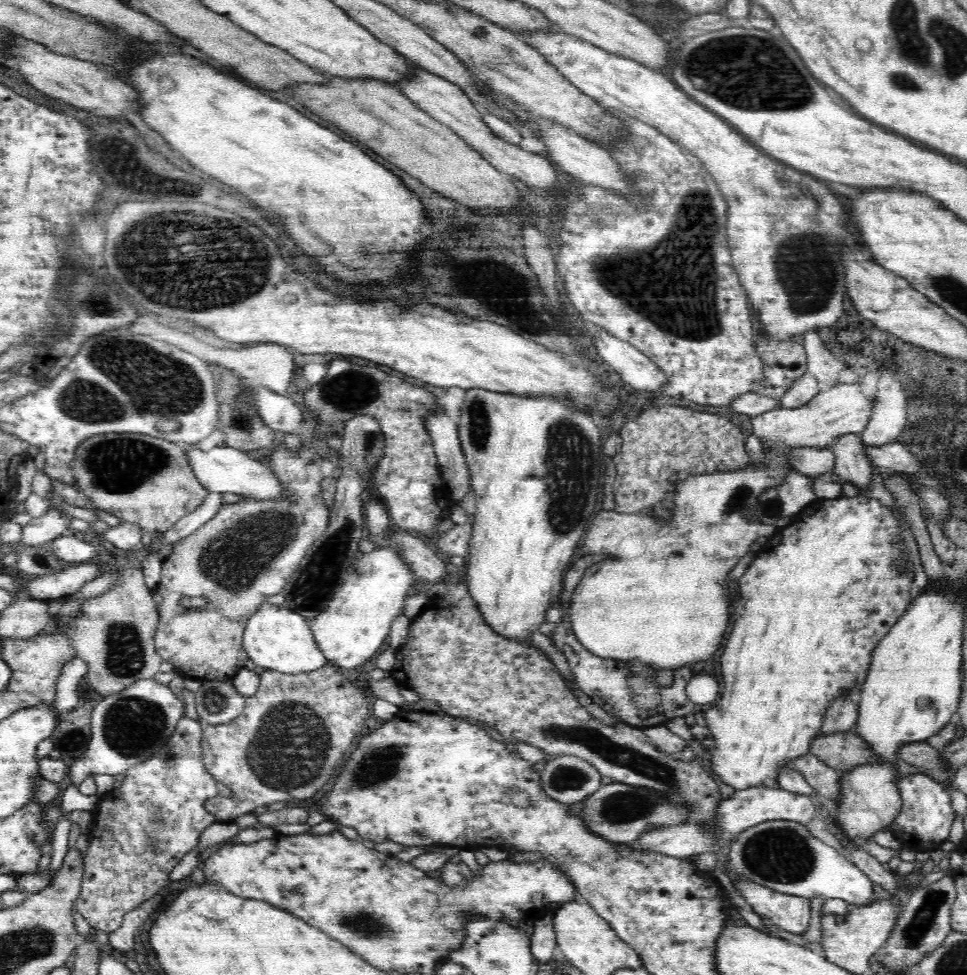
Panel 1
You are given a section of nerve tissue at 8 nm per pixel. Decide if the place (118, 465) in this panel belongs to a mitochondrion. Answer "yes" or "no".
yes

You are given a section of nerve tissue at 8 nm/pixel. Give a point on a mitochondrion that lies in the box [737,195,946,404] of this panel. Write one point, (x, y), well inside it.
(806, 264)

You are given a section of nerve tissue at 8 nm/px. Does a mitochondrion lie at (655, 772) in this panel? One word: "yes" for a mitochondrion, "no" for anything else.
yes

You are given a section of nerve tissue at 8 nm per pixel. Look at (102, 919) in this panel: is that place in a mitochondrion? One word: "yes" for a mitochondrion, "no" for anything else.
no

